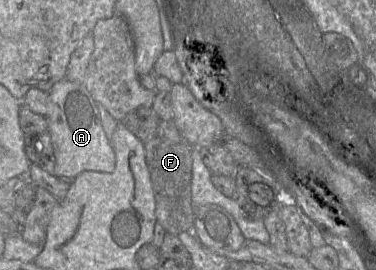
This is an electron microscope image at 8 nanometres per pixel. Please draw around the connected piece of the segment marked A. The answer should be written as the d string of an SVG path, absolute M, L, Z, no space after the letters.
M63 79L48 91L48 132L55 155L55 171L58 176L74 179L83 171L111 173L116 166L115 152L102 127L98 103L84 84Z

